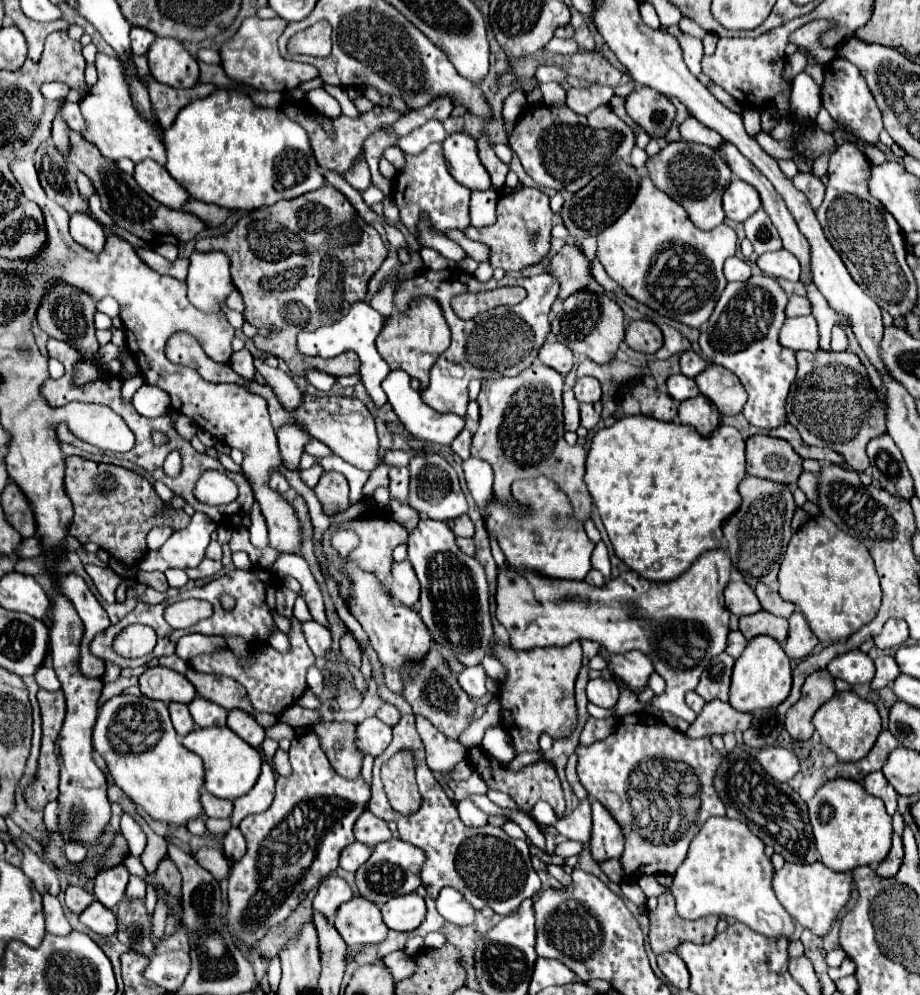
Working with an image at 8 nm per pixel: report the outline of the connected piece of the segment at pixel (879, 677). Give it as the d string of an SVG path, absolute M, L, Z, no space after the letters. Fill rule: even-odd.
M881 655L875 659L875 667L877 667L877 673L875 673L875 679L871 681L871 689L883 689L883 687L889 687L895 677L901 673L895 659L891 655Z

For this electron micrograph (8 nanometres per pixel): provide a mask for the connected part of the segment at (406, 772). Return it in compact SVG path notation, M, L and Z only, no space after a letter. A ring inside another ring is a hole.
M399 751L381 767L381 779L389 803L401 815L411 815L421 807L413 765L415 763L411 751Z

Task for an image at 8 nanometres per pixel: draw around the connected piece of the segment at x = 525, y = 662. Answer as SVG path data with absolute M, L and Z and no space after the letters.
M579 641L569 643L565 647L541 647L541 649L529 649L529 651L515 651L505 643L495 643L491 647L491 655L501 661L501 665L507 669L507 675L503 681L499 681L499 697L503 705L503 729L511 735L517 753L523 751L539 751L539 735L549 733L553 739L569 737L571 731L577 725L577 709L575 709L575 697L573 697L573 685L575 677L581 669L581 645Z

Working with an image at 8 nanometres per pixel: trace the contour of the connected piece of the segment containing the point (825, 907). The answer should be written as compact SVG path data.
M821 861L803 863L803 865L786 862L781 871L775 873L773 879L775 895L781 901L781 905L787 909L787 913L817 937L827 937L831 933L833 927L831 923L835 921L835 917L851 897L851 885L853 885L851 873L835 873L829 867L825 867Z

